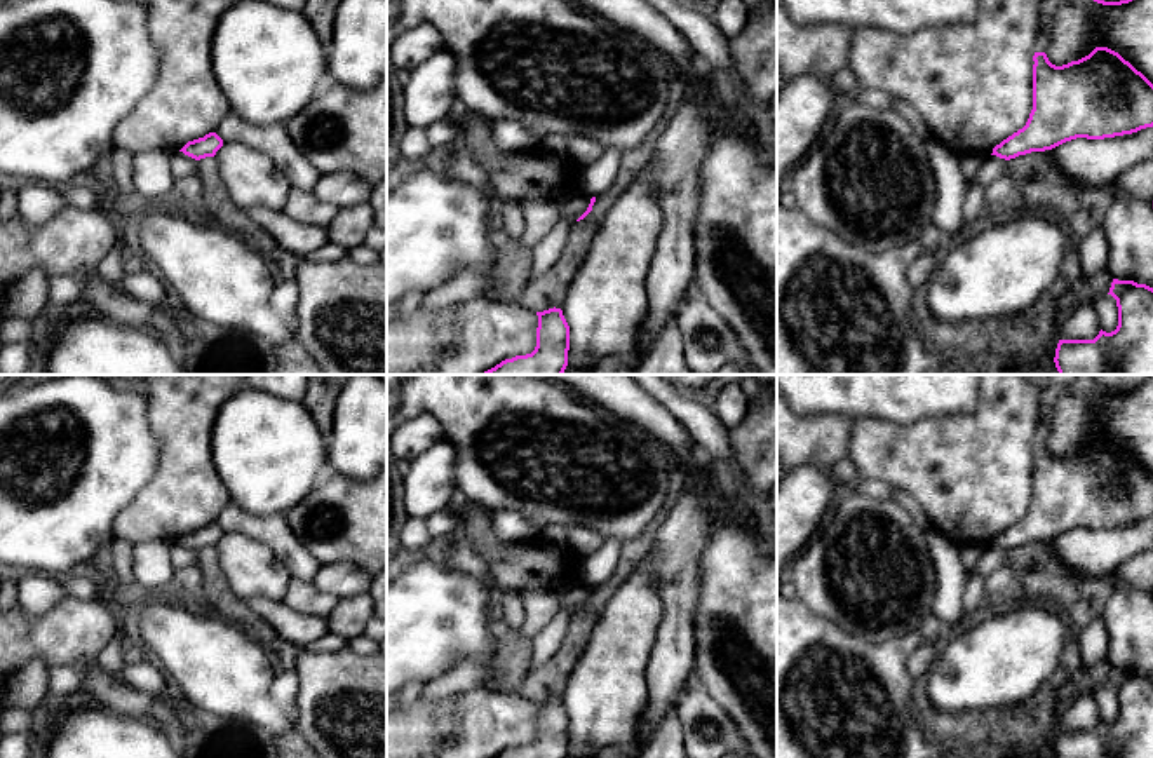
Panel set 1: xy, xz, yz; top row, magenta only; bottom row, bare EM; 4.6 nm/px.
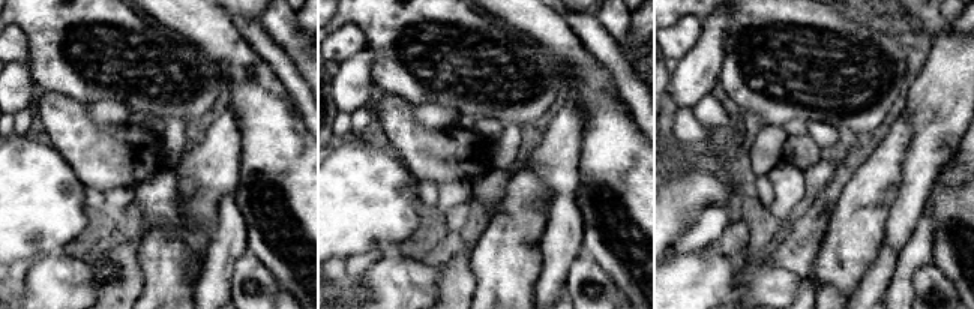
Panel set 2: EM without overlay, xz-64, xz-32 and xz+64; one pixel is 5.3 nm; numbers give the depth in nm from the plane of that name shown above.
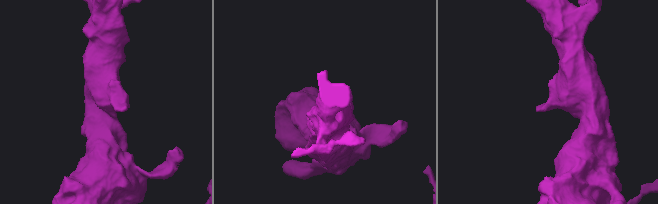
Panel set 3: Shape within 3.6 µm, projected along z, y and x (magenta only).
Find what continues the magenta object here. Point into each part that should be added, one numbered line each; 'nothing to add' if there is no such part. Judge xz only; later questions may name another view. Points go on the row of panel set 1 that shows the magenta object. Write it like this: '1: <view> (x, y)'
nothing to add

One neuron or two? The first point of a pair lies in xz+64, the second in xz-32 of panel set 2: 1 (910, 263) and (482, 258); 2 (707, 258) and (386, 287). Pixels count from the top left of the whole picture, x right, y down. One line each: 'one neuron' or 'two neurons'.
1: one neuron
2: two neurons

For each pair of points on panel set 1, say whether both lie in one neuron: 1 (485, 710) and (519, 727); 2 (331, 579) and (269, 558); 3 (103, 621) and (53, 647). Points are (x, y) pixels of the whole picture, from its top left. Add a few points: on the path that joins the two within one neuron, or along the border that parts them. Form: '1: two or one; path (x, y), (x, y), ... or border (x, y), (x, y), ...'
1: one; path (493, 718), (511, 720)
2: one; path (316, 579), (289, 579), (284, 574)
3: one; path (91, 624), (65, 635)

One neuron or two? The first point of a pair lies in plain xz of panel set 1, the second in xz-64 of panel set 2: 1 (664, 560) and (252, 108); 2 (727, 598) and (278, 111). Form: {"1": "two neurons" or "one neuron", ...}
{"1": "two neurons", "2": "one neuron"}

